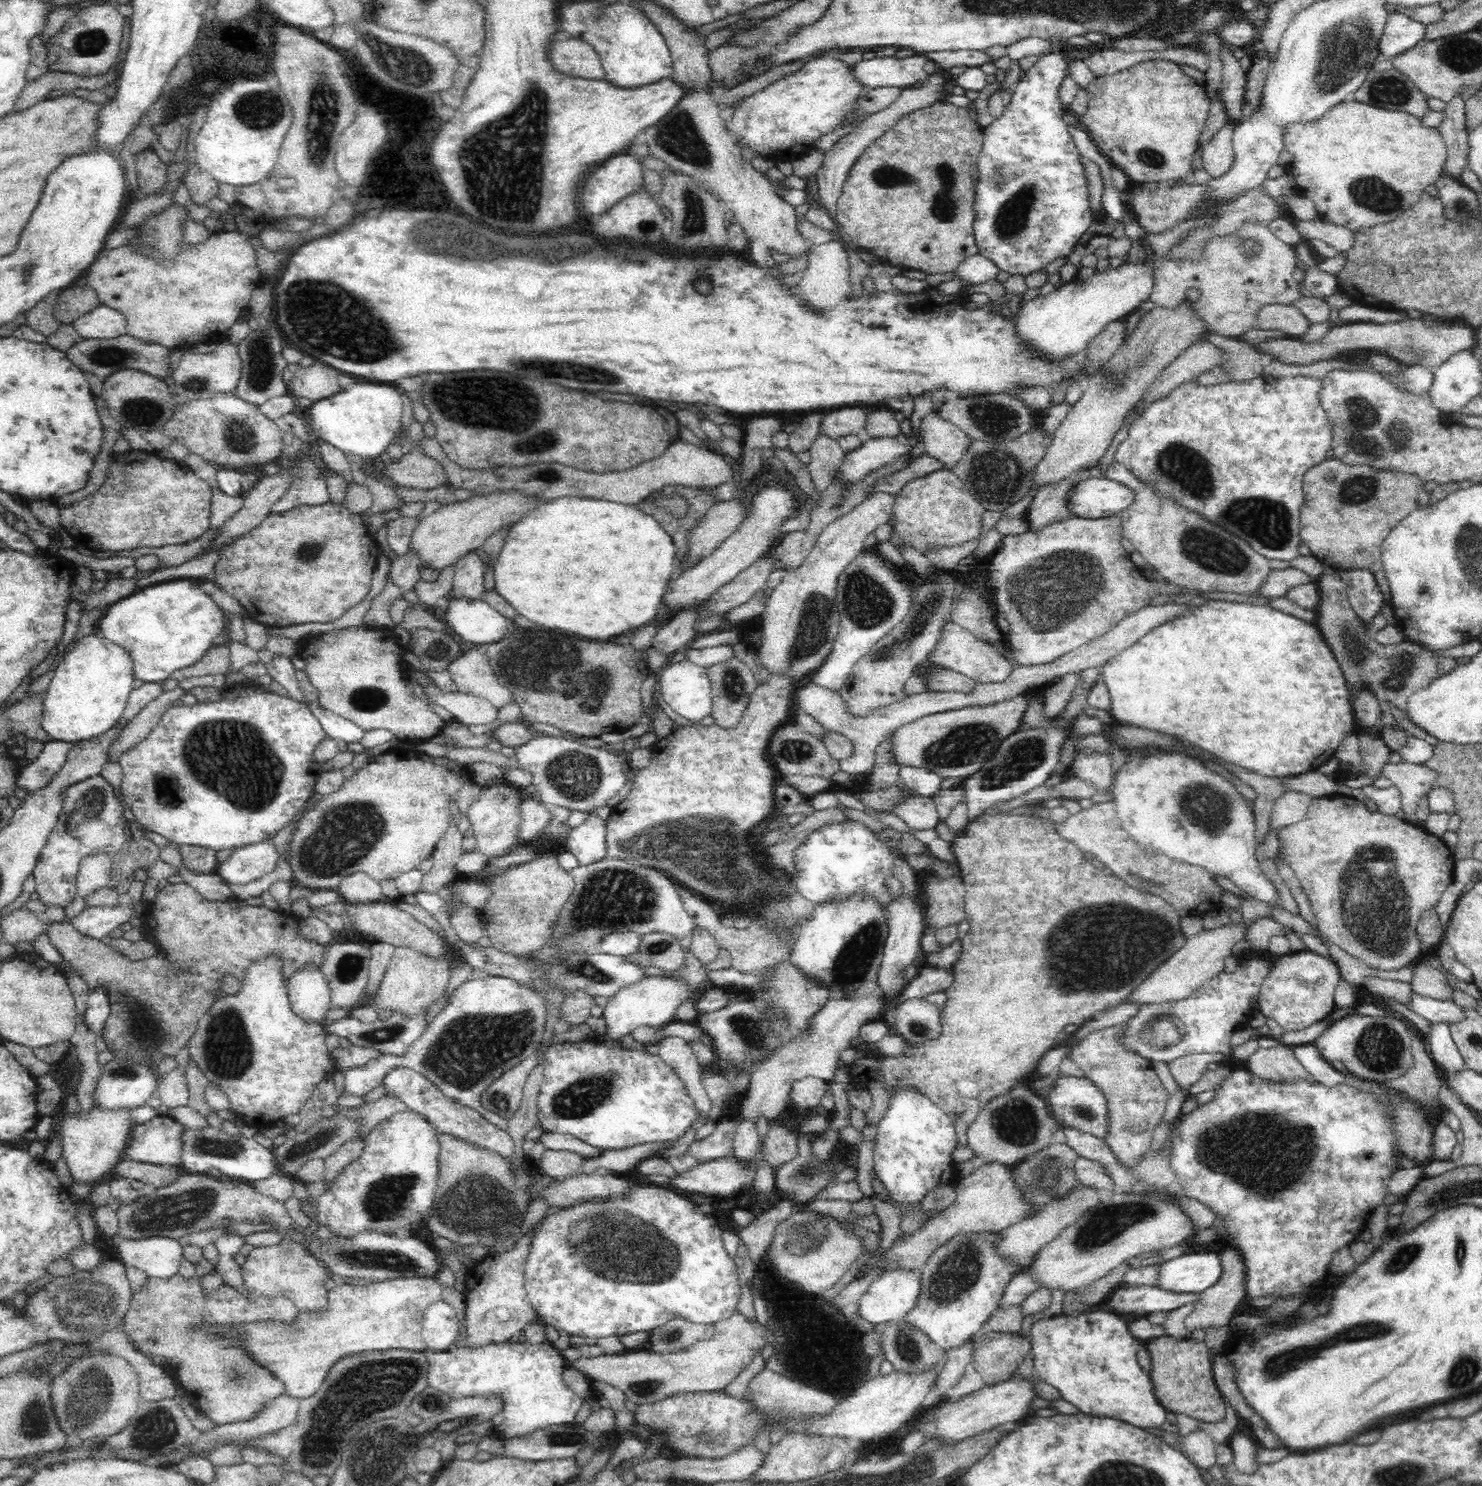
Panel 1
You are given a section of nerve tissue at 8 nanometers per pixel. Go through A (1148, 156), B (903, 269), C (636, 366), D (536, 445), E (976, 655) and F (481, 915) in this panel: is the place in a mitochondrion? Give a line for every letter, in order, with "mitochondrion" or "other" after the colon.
A: mitochondrion
B: other
C: other
D: mitochondrion
E: other
F: other

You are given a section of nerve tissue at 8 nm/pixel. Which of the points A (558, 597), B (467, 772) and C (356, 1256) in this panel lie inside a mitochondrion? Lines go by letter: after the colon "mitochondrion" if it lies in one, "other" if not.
A: other
B: other
C: mitochondrion

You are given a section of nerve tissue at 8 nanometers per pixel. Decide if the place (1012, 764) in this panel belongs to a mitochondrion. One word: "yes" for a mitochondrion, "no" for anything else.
yes

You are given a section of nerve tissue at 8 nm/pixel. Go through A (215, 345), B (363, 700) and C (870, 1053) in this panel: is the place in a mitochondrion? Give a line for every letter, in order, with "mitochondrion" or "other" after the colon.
A: other
B: mitochondrion
C: other

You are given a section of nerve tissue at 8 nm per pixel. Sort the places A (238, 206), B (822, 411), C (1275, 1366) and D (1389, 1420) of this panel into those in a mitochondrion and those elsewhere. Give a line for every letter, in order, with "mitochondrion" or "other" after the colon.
A: other
B: other
C: mitochondrion
D: other

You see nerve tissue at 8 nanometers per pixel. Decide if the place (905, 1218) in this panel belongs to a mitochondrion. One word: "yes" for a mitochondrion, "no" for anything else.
no

